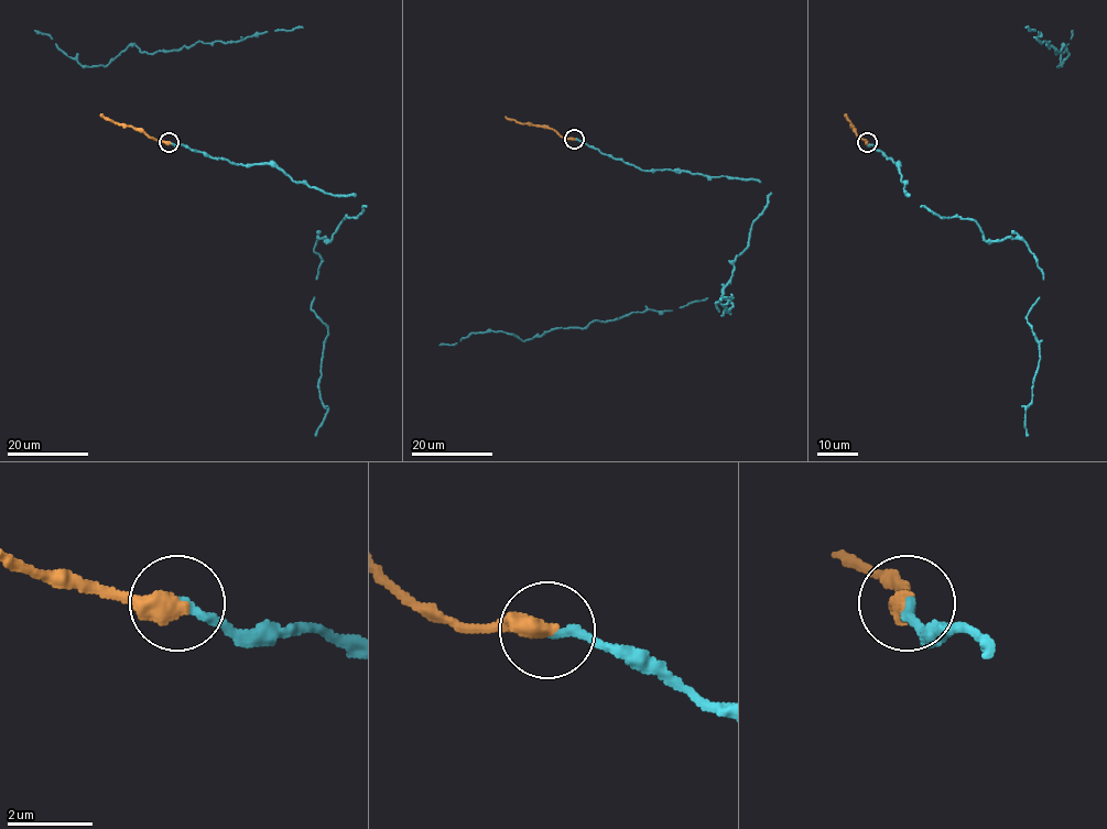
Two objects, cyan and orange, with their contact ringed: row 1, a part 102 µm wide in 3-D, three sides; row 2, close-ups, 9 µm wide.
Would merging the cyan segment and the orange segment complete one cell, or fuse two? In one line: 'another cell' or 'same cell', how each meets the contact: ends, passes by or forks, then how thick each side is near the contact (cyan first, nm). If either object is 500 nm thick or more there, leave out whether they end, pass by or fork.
same cell | 200/500 nm

